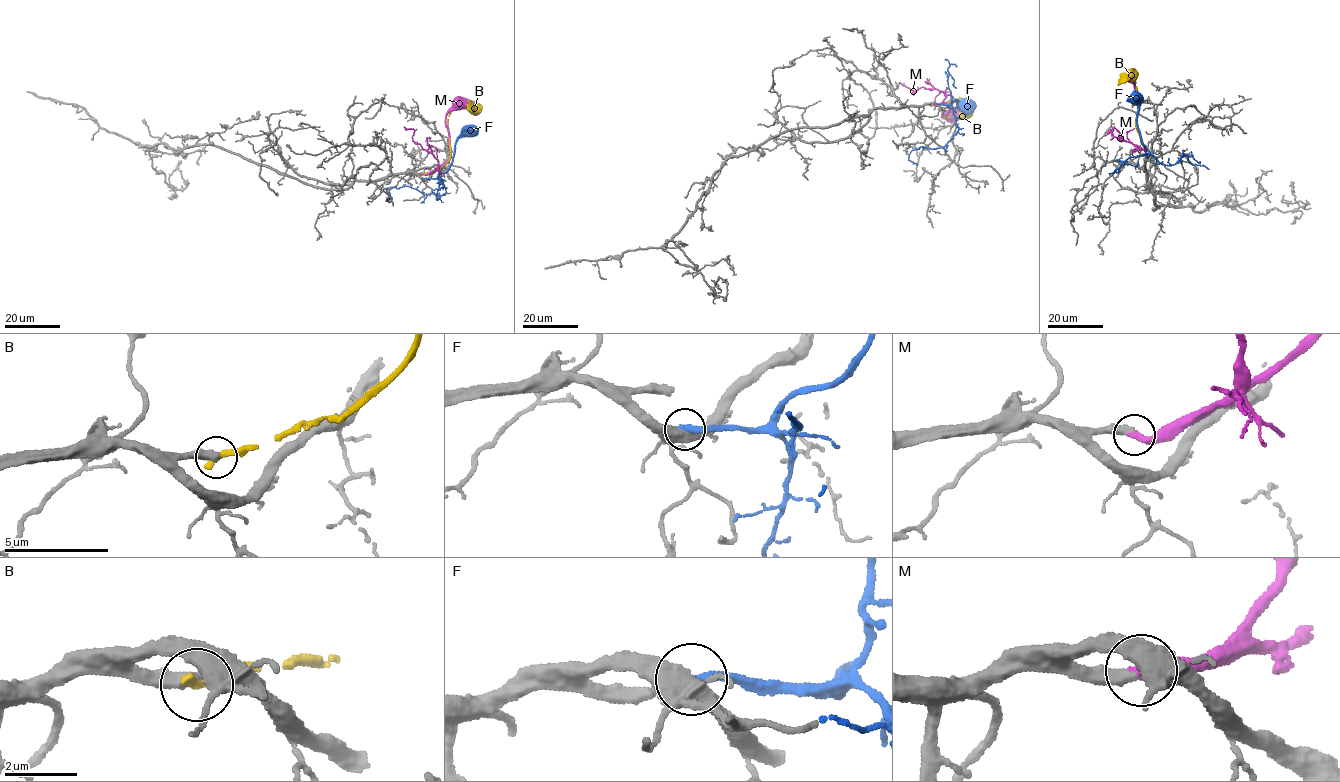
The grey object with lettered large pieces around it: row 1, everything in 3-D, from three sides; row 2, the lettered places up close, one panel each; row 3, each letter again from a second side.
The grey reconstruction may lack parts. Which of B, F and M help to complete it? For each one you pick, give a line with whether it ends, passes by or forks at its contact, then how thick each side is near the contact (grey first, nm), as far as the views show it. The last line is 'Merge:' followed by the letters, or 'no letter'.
M: it ends there; 360 nm thick on the grey side, 360 nm on the other
Merge: M

